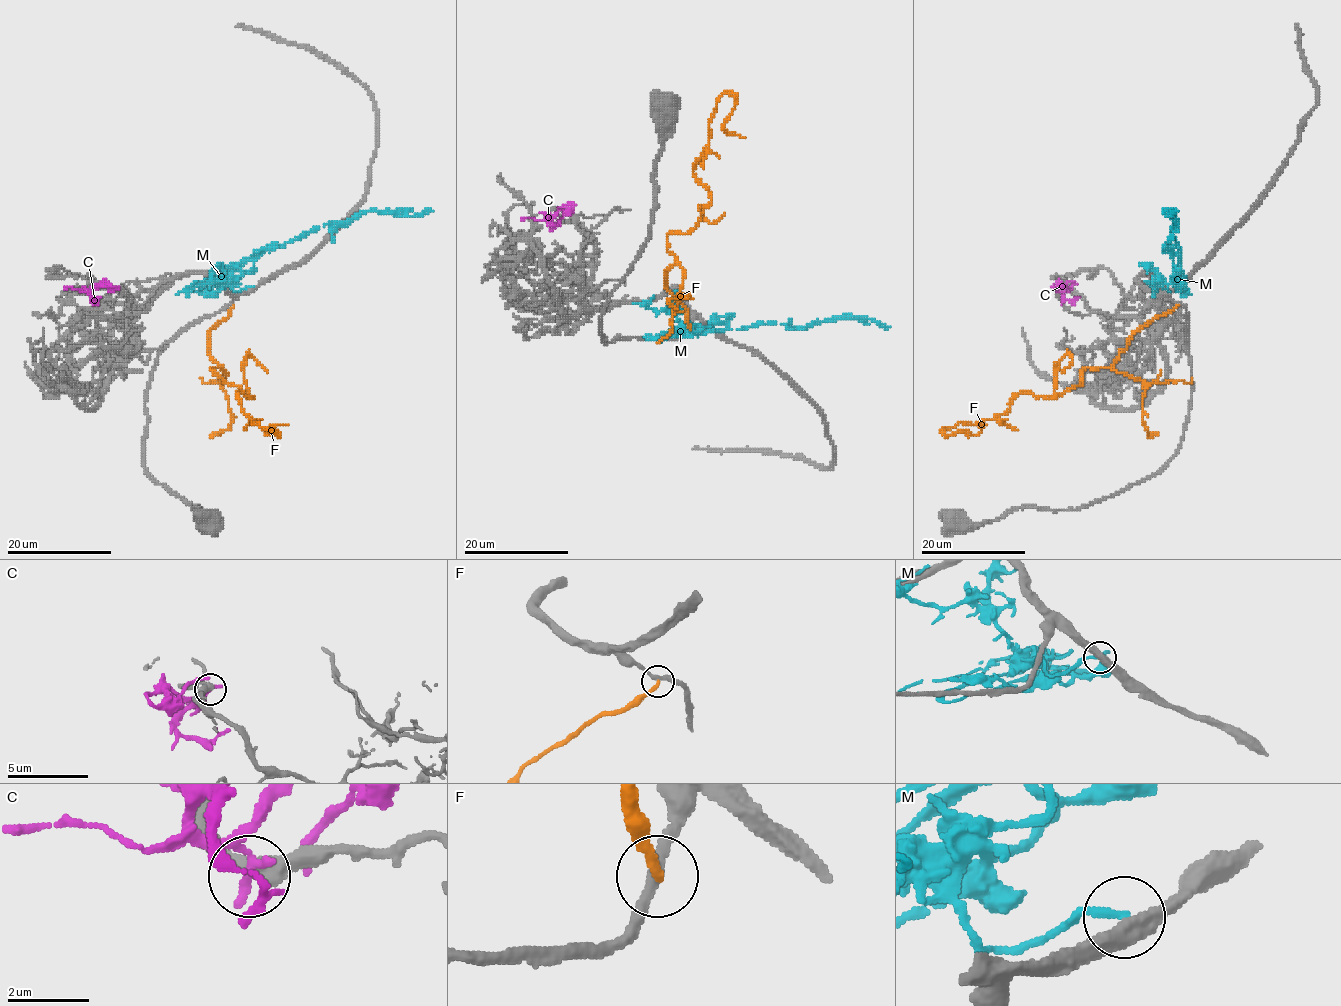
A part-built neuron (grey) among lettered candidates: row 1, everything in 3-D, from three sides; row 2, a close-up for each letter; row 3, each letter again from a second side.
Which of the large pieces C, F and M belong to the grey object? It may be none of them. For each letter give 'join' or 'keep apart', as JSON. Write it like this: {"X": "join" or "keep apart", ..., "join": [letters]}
{"C": "keep apart", "F": "keep apart", "M": "keep apart", "join": []}

